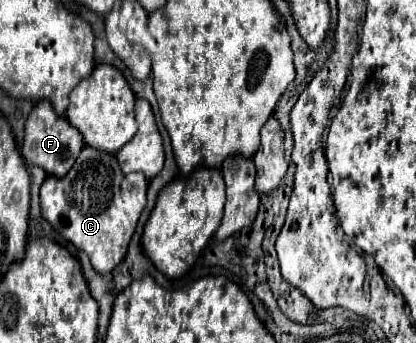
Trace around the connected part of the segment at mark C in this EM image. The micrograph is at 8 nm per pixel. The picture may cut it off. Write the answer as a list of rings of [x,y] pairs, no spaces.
[[[84,147],[72,171],[64,177],[48,175],[40,187],[42,217],[78,249],[82,249],[98,273],[112,271],[126,255],[138,217],[146,205],[148,181],[140,173],[122,175],[112,153]]]

